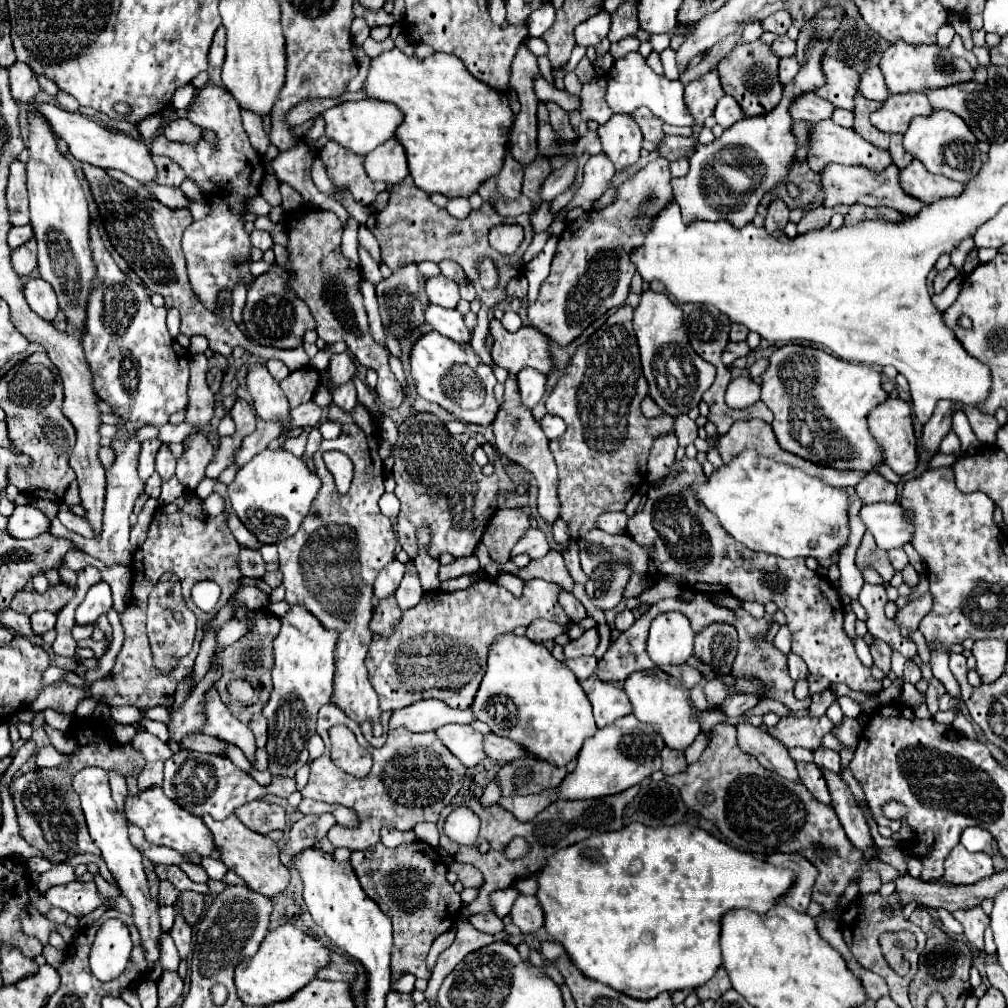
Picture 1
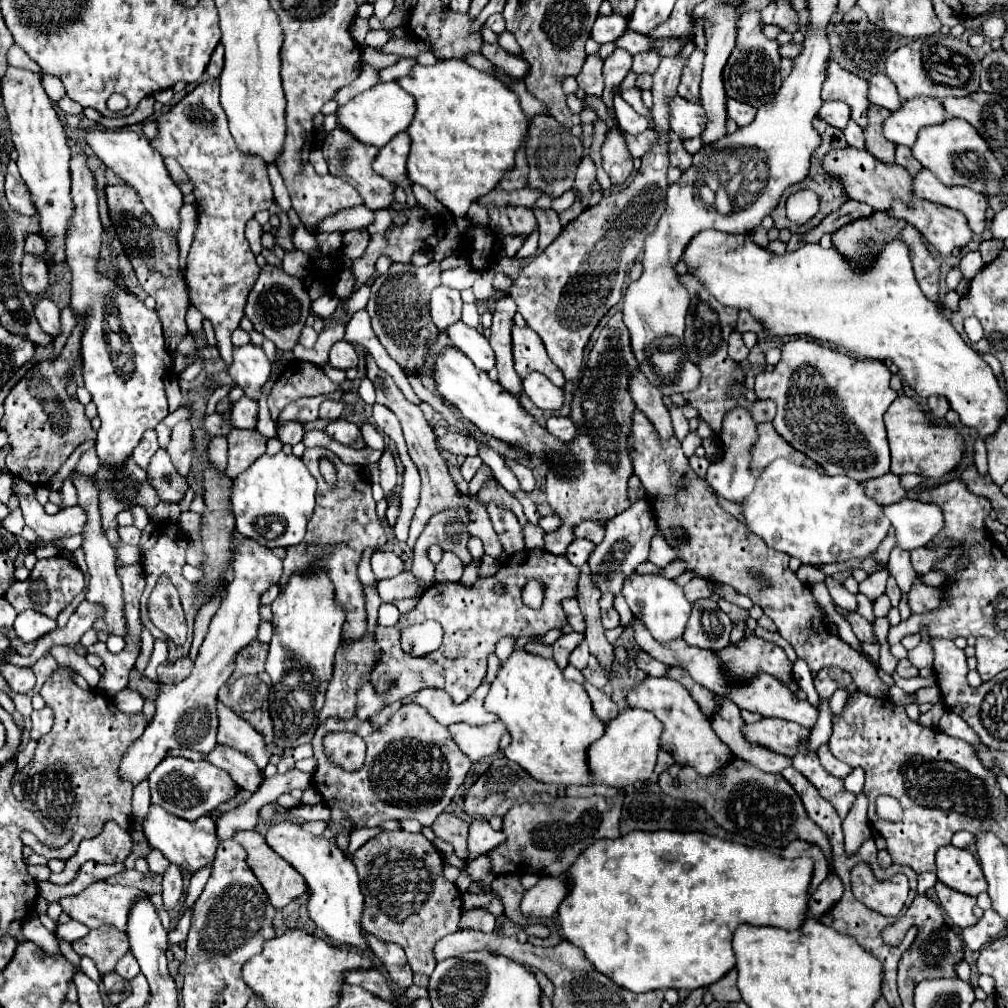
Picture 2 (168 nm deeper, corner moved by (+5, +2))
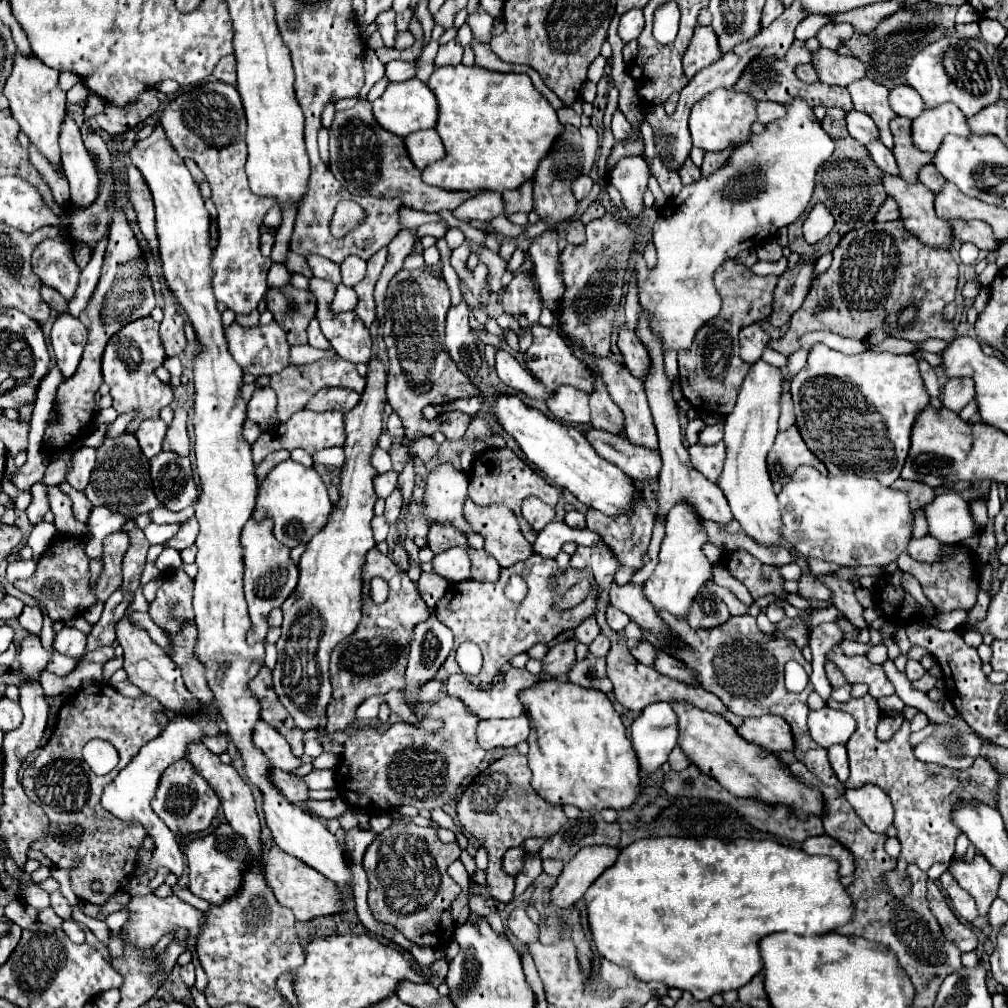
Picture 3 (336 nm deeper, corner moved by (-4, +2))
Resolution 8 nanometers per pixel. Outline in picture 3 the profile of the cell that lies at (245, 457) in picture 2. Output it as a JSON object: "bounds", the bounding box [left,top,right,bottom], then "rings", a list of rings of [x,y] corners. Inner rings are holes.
{"bounds":[252,410,346,466],"rings":[[[300,410],[296,412],[286,424],[280,424],[276,430],[264,432],[254,444],[252,444],[252,454],[254,454],[254,464],[258,466],[270,452],[286,448],[286,450],[294,450],[294,448],[304,448],[306,452],[314,452],[320,448],[328,448],[328,446],[342,446],[346,442],[346,434],[344,434],[344,414],[336,412],[336,410],[328,410],[328,412],[310,412],[310,410]]]}

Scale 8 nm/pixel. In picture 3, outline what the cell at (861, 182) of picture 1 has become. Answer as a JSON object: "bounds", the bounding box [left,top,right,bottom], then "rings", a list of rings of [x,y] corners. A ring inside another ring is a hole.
{"bounds":[950,220,998,260],"rings":[[[950,220],[950,226],[952,226],[954,240],[972,242],[980,250],[992,252],[992,260],[996,258],[998,244],[996,244],[996,240],[992,236],[992,230],[986,222],[982,222],[982,220]]]}

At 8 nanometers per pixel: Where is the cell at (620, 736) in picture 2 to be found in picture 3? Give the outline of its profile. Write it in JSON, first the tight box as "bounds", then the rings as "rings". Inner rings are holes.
{"bounds":[630,702,678,774],"rings":[[[668,702],[646,706],[630,726],[630,744],[636,752],[640,774],[654,774],[666,760],[678,740],[676,714]]]}

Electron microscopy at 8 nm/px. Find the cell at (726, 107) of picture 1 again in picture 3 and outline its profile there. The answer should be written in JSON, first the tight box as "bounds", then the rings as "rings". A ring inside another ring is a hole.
{"bounds":[756,102,786,124],"rings":[[[758,102],[756,108],[758,108],[758,122],[762,124],[774,122],[786,114],[786,108],[778,102]]]}

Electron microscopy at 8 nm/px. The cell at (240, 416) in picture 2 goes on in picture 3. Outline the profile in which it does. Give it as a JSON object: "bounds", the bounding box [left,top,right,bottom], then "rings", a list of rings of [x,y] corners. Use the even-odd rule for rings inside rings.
{"bounds":[248,388,278,430],"rings":[[[258,388],[254,390],[250,402],[248,402],[248,418],[252,422],[258,422],[262,430],[274,430],[278,426],[278,416],[276,416],[276,394],[272,388]]]}

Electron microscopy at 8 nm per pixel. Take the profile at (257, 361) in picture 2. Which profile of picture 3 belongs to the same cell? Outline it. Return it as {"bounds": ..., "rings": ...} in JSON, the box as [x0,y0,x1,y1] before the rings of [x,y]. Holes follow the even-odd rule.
{"bounds":[226,320,288,376],"rings":[[[272,320],[268,326],[256,326],[256,328],[242,328],[238,322],[234,322],[230,328],[226,328],[226,340],[228,350],[232,358],[242,366],[246,374],[262,376],[262,374],[278,374],[288,366],[288,342],[284,330]]]}

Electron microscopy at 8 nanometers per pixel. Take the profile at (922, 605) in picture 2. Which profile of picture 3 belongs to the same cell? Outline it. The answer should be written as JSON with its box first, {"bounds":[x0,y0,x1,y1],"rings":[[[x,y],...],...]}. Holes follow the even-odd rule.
{"bounds":[898,550,978,612],"rings":[[[958,550],[954,560],[942,560],[934,564],[916,562],[908,554],[898,556],[898,568],[902,572],[910,572],[922,586],[924,596],[934,604],[936,612],[950,612],[956,608],[972,608],[976,604],[978,594],[978,570],[972,572],[972,554]]]}

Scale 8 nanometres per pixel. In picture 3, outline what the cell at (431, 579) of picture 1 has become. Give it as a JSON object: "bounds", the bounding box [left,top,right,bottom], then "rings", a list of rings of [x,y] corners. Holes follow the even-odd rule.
{"bounds":[464,498,534,566],"rings":[[[466,498],[464,514],[470,528],[484,536],[484,550],[492,554],[500,566],[512,566],[534,552],[532,544],[522,536],[518,520],[506,506],[478,506]]]}

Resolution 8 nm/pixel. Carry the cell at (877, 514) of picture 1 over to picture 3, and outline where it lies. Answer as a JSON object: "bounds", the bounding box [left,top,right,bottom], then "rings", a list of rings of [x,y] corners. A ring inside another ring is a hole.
{"bounds":[922,492,980,544],"rings":[[[946,492],[922,508],[928,522],[928,534],[944,544],[960,542],[980,530],[970,514],[970,504],[958,492]]]}

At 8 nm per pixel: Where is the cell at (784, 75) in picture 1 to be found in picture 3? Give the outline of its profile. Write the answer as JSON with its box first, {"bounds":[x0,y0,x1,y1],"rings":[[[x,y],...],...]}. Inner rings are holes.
{"bounds":[796,64,818,84],"rings":[[[800,64],[800,66],[796,66],[796,76],[798,76],[802,82],[806,82],[806,84],[818,82],[818,74],[816,74],[816,70],[812,68],[812,64]]]}

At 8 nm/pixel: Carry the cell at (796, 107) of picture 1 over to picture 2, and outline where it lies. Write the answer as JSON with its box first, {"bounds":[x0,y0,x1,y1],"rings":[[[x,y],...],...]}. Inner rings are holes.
{"bounds":[819,102,851,130],"rings":[[[823,102],[819,118],[839,130],[845,130],[847,122],[851,120],[851,108],[845,106],[845,102]]]}

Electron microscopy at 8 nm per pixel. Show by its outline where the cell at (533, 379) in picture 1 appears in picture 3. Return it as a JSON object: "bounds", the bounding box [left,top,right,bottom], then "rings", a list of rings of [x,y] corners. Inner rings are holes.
{"bounds":[548,386,590,424],"rings":[[[560,386],[556,392],[548,398],[548,410],[558,418],[566,422],[586,424],[590,422],[590,408],[588,408],[588,396],[582,390],[576,390],[572,386]]]}

